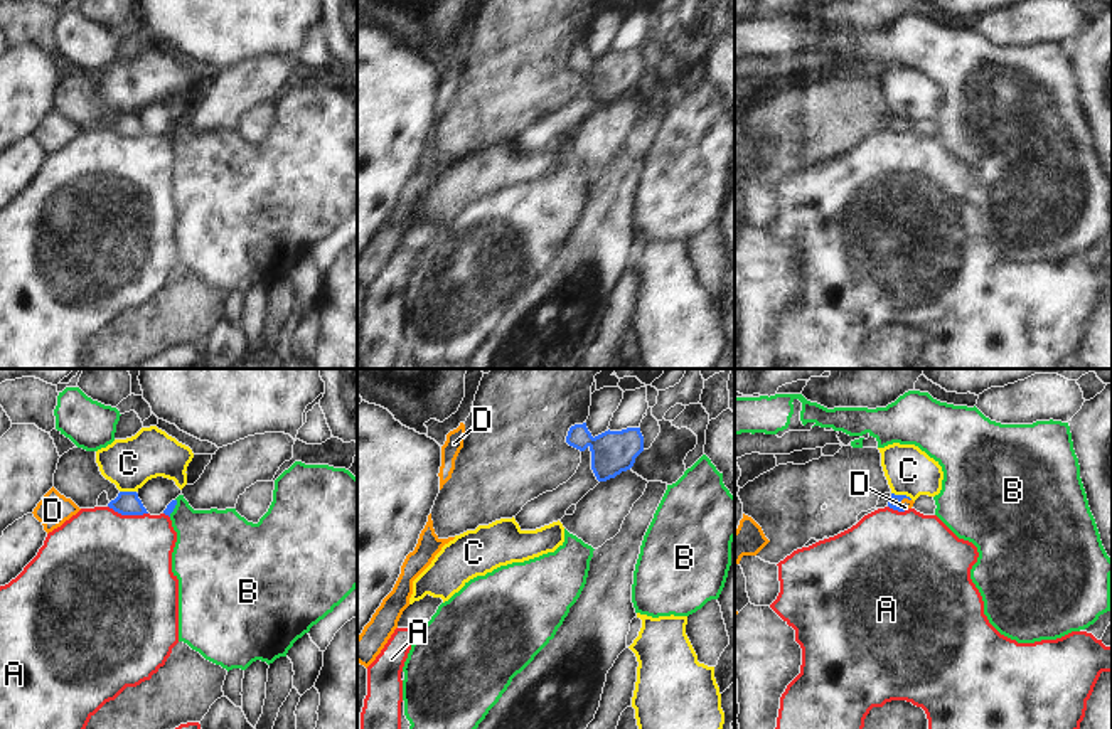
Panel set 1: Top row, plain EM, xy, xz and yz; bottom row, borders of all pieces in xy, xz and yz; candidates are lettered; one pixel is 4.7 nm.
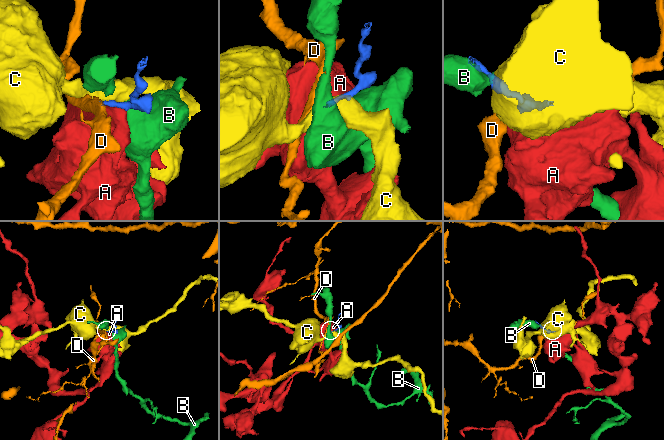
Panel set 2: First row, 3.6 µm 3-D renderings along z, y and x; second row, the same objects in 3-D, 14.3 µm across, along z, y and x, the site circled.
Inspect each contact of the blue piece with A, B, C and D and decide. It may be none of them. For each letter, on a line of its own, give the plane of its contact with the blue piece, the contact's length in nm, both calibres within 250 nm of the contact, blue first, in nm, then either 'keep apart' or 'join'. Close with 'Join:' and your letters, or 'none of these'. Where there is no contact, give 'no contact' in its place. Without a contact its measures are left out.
A: xy | 200 nm | 110/480 nm | keep apart
B: xy | 90 nm | 40/340 nm | keep apart
C: yz | 110 nm | 50/220 nm | keep apart
D: yz | 80 nm | 50/50 nm | join
Join: D

